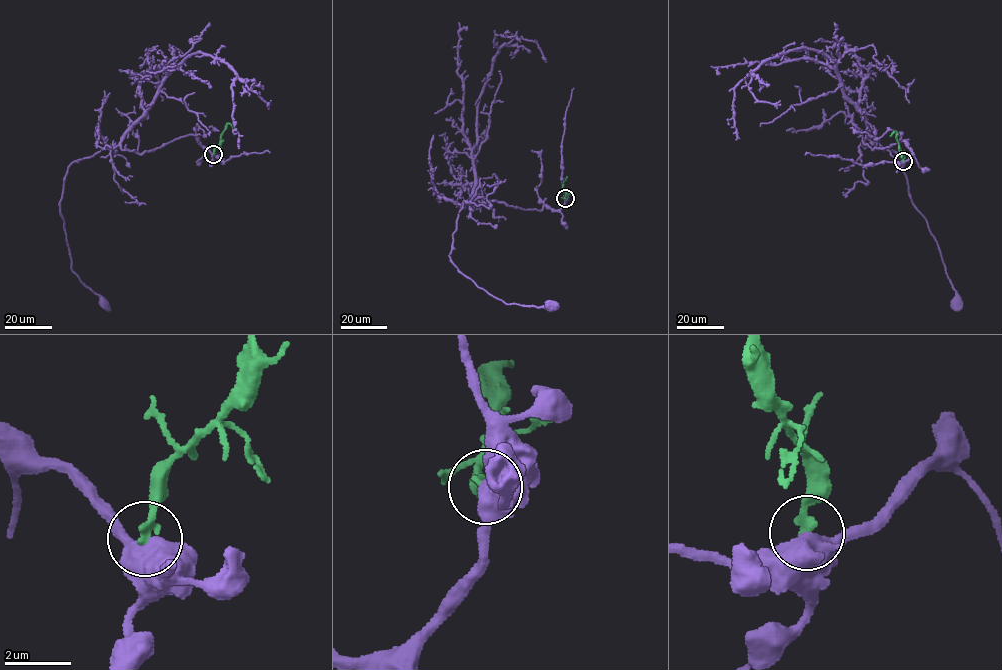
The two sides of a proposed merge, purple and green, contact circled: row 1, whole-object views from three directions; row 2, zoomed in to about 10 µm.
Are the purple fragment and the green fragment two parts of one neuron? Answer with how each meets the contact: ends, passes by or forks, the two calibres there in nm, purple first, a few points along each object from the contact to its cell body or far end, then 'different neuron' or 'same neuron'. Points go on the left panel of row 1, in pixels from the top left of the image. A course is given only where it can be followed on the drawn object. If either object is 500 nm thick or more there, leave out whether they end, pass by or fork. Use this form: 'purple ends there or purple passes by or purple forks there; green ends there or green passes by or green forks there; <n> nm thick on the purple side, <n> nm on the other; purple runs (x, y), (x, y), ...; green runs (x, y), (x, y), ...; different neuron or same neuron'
650 nm thick on the purple side, 260 nm on the other; purple runs (213, 154), (191, 135), (141, 153), (119, 145), (103, 148), (68, 167), (60, 212), (72, 271), (105, 303); green runs (213, 154), (226, 124), (233, 128); different neuron

